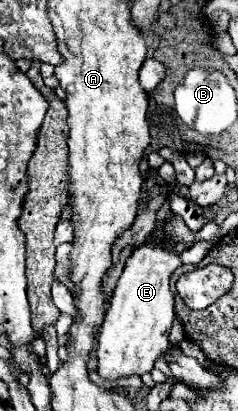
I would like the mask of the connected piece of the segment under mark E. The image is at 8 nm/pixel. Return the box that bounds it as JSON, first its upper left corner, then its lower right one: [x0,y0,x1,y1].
[97,214,219,380]

